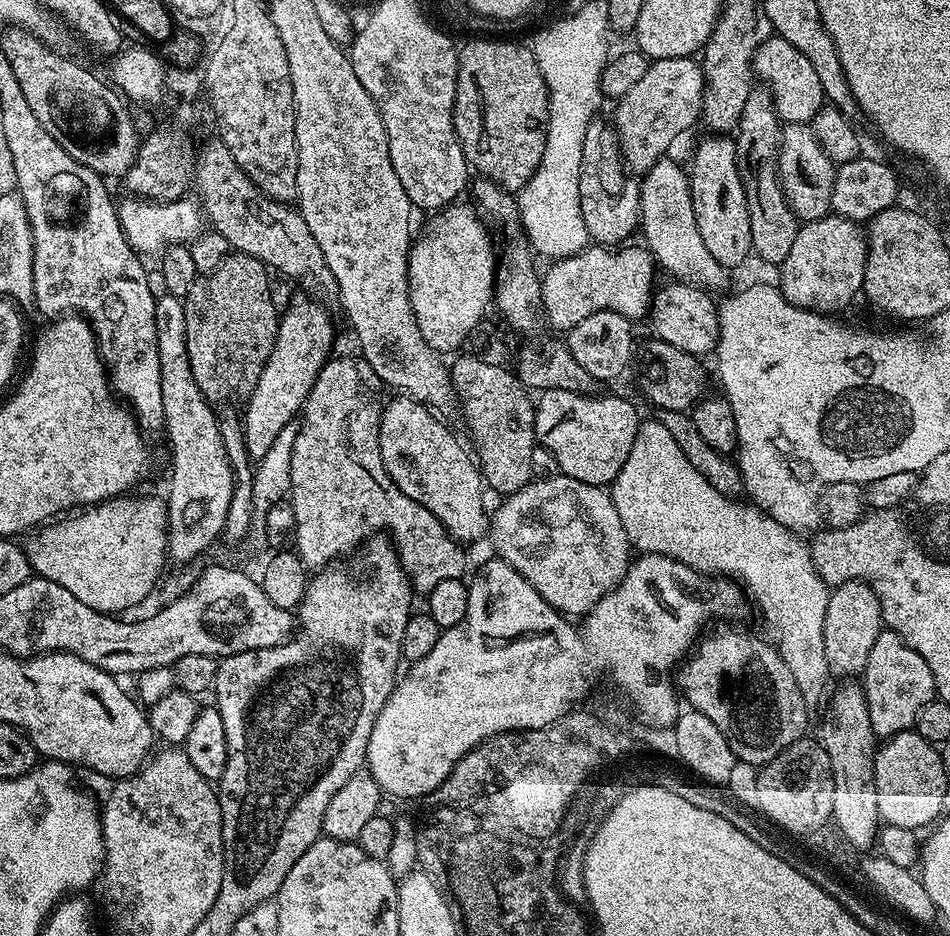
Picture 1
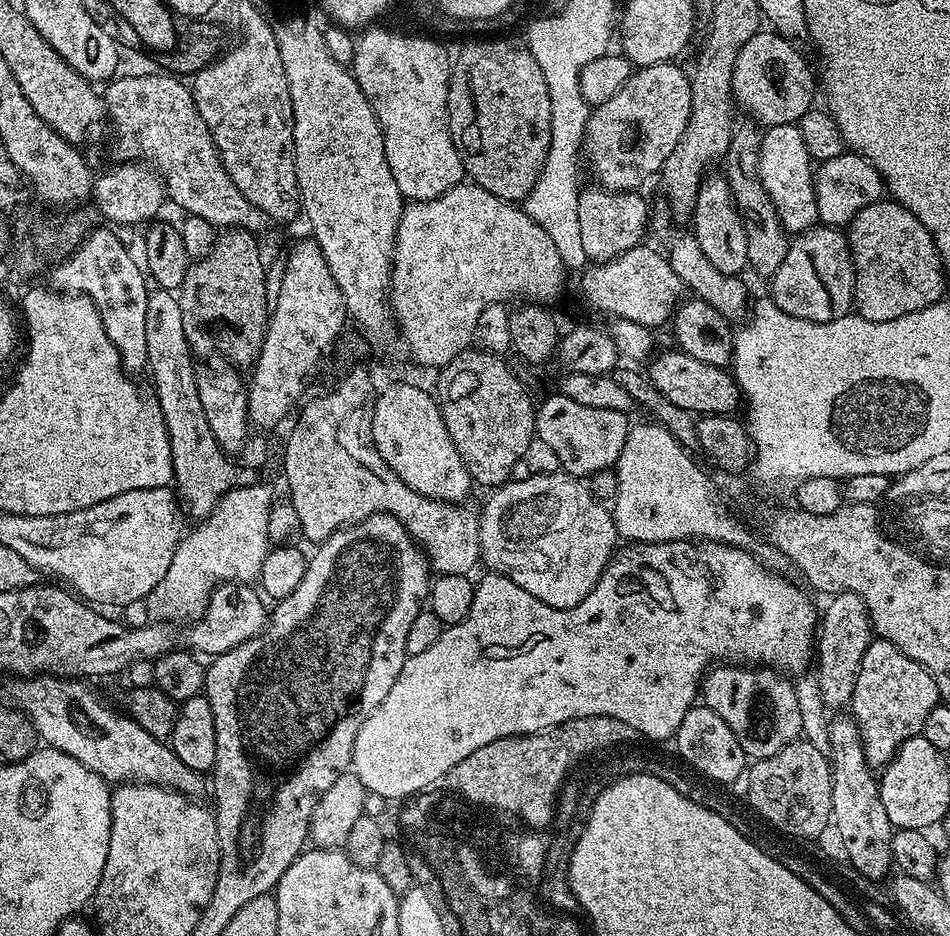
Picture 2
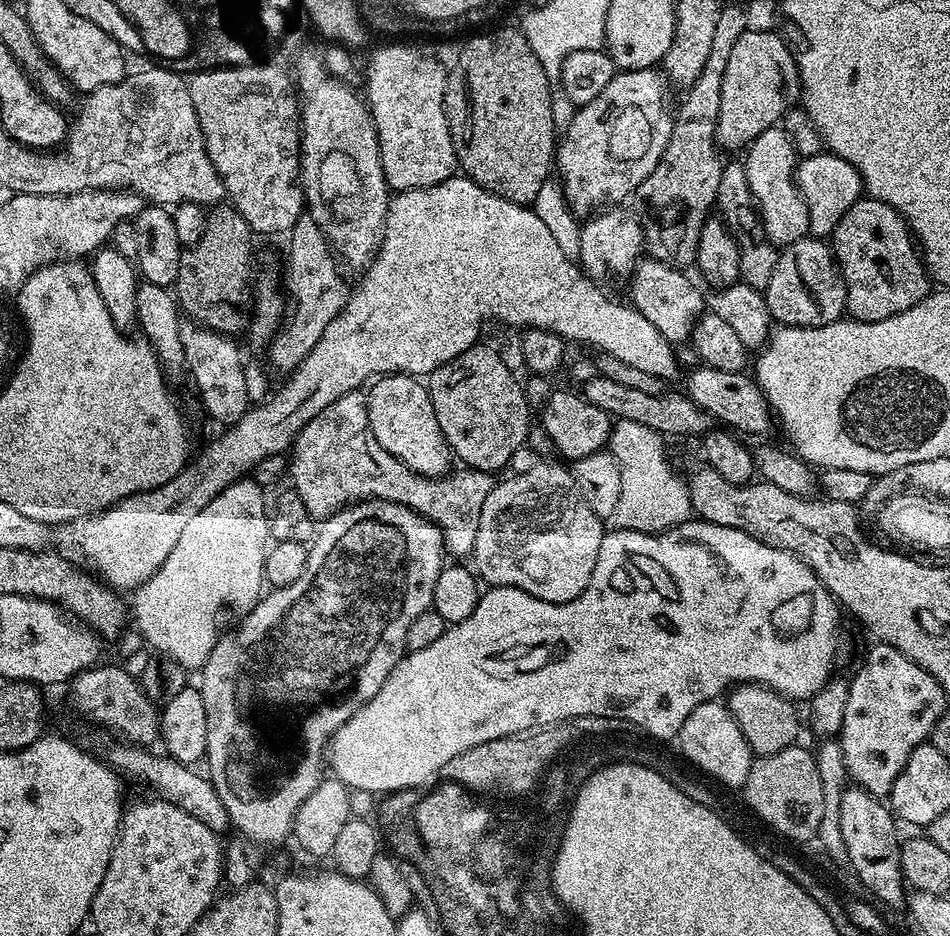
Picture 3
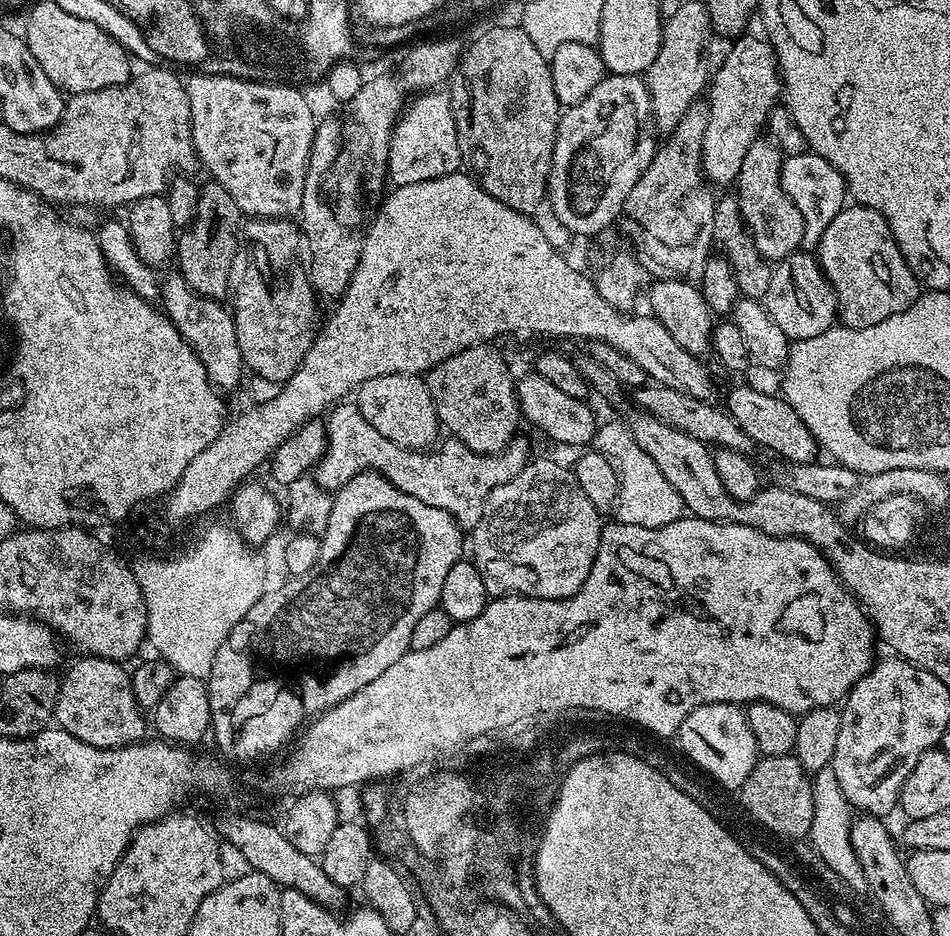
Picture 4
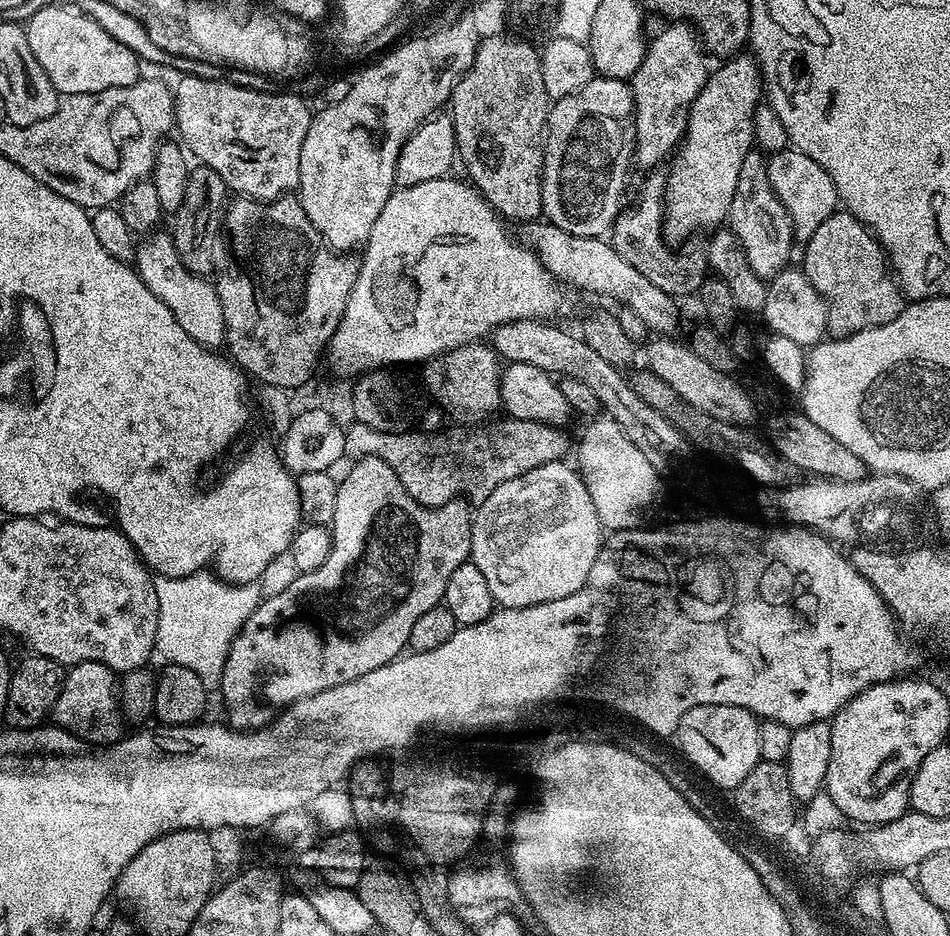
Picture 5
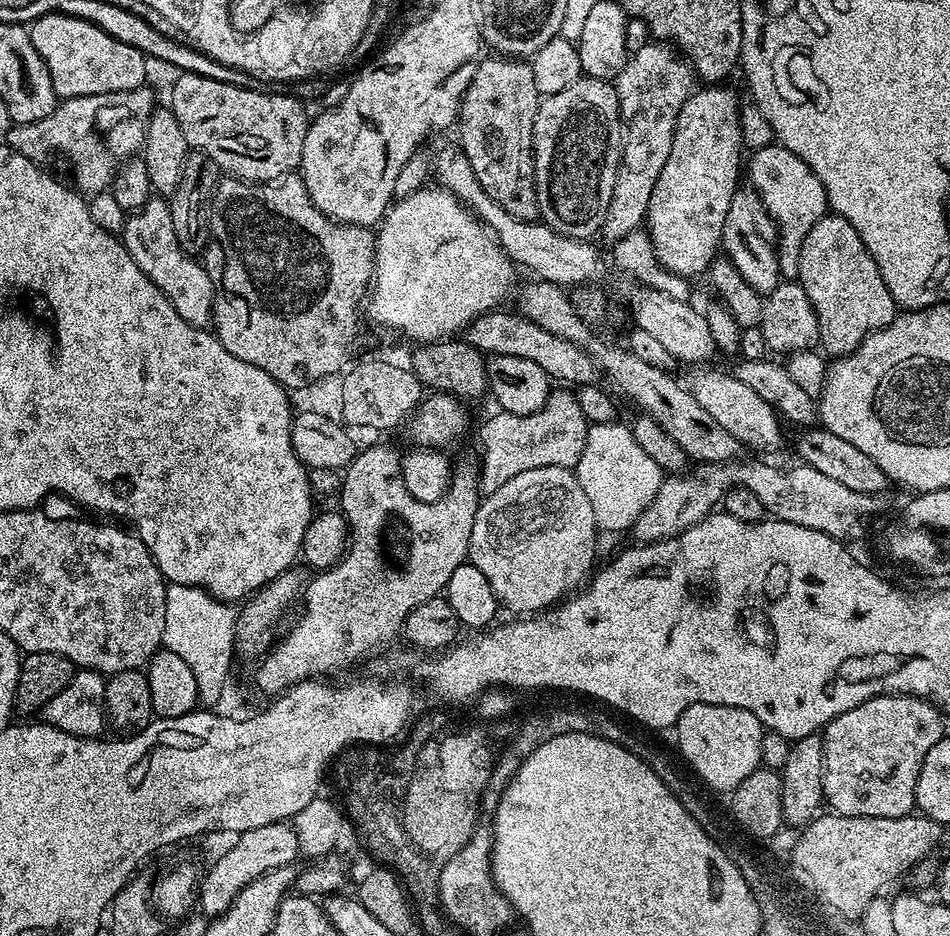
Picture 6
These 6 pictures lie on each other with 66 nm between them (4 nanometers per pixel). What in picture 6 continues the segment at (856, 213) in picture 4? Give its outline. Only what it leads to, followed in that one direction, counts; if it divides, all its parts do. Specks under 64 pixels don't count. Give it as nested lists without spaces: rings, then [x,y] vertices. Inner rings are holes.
[[[825,214],[818,222],[814,222],[814,226],[810,226],[810,234],[806,234],[806,242],[802,242],[800,251],[798,282],[802,290],[806,290],[806,298],[810,298],[810,306],[814,306],[820,335],[818,344],[829,357],[850,356],[869,334],[890,326],[890,322],[897,318],[896,303],[890,290],[886,290],[886,282],[882,282],[882,274],[870,250],[866,250],[858,230],[854,230],[854,226],[850,226],[850,222],[841,216]]]

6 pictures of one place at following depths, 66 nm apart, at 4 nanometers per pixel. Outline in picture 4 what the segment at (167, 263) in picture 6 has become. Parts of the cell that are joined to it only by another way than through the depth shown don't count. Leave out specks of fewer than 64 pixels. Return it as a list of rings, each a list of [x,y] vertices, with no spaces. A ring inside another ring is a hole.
[[[174,272],[161,285],[160,304],[168,320],[175,326],[179,334],[198,354],[203,368],[213,387],[226,392],[237,386],[244,375],[241,351],[238,350],[235,317],[222,308],[219,301],[201,297],[184,280]]]

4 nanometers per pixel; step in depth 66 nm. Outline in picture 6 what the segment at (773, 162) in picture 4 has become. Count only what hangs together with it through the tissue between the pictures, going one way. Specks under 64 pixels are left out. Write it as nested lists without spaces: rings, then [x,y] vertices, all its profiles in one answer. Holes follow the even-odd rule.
[[[737,187],[734,198],[730,198],[730,210],[726,210],[720,242],[723,255],[734,262],[734,266],[738,266],[738,274],[742,274],[742,278],[746,278],[746,282],[760,292],[761,296],[767,298],[782,283],[776,223],[772,221],[772,216],[755,188]]]

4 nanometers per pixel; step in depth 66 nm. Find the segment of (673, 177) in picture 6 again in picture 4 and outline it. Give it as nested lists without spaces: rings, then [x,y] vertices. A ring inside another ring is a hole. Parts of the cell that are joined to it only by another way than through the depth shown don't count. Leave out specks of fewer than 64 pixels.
[[[745,34],[731,41],[732,49],[724,56],[720,69],[713,71],[706,89],[708,105],[708,121],[706,122],[706,138],[702,138],[702,162],[704,175],[713,185],[735,185],[738,170],[742,170],[742,158],[746,158],[746,150],[761,135],[760,127],[768,120],[772,107],[778,104],[782,96],[780,68],[776,65],[776,55],[771,44],[763,35]]]

